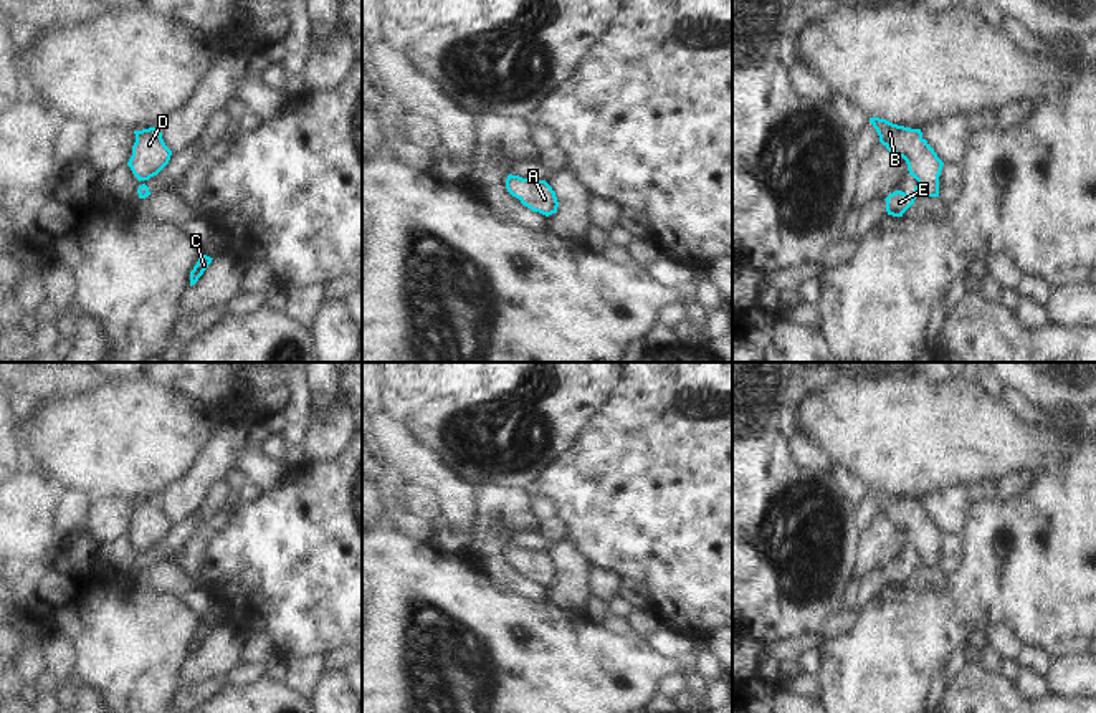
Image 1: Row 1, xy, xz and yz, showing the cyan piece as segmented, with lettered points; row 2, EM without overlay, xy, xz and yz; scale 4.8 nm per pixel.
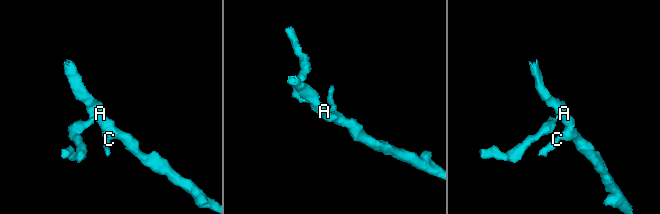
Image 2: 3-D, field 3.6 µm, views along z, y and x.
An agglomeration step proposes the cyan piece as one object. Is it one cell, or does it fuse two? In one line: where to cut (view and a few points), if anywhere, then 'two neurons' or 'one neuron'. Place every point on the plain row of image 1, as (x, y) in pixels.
cut in yz along (918, 555), (923, 563); two neurons

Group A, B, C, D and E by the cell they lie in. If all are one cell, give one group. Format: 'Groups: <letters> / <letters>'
Groups: A B C D / E.

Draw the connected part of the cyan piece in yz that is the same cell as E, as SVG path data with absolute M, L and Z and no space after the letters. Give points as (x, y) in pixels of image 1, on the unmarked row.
M919 556L914 557L914 562L911 566L908 566L901 561L889 564L884 569L888 586L903 587L903 584L914 574L914 571L919 564L922 564Z

